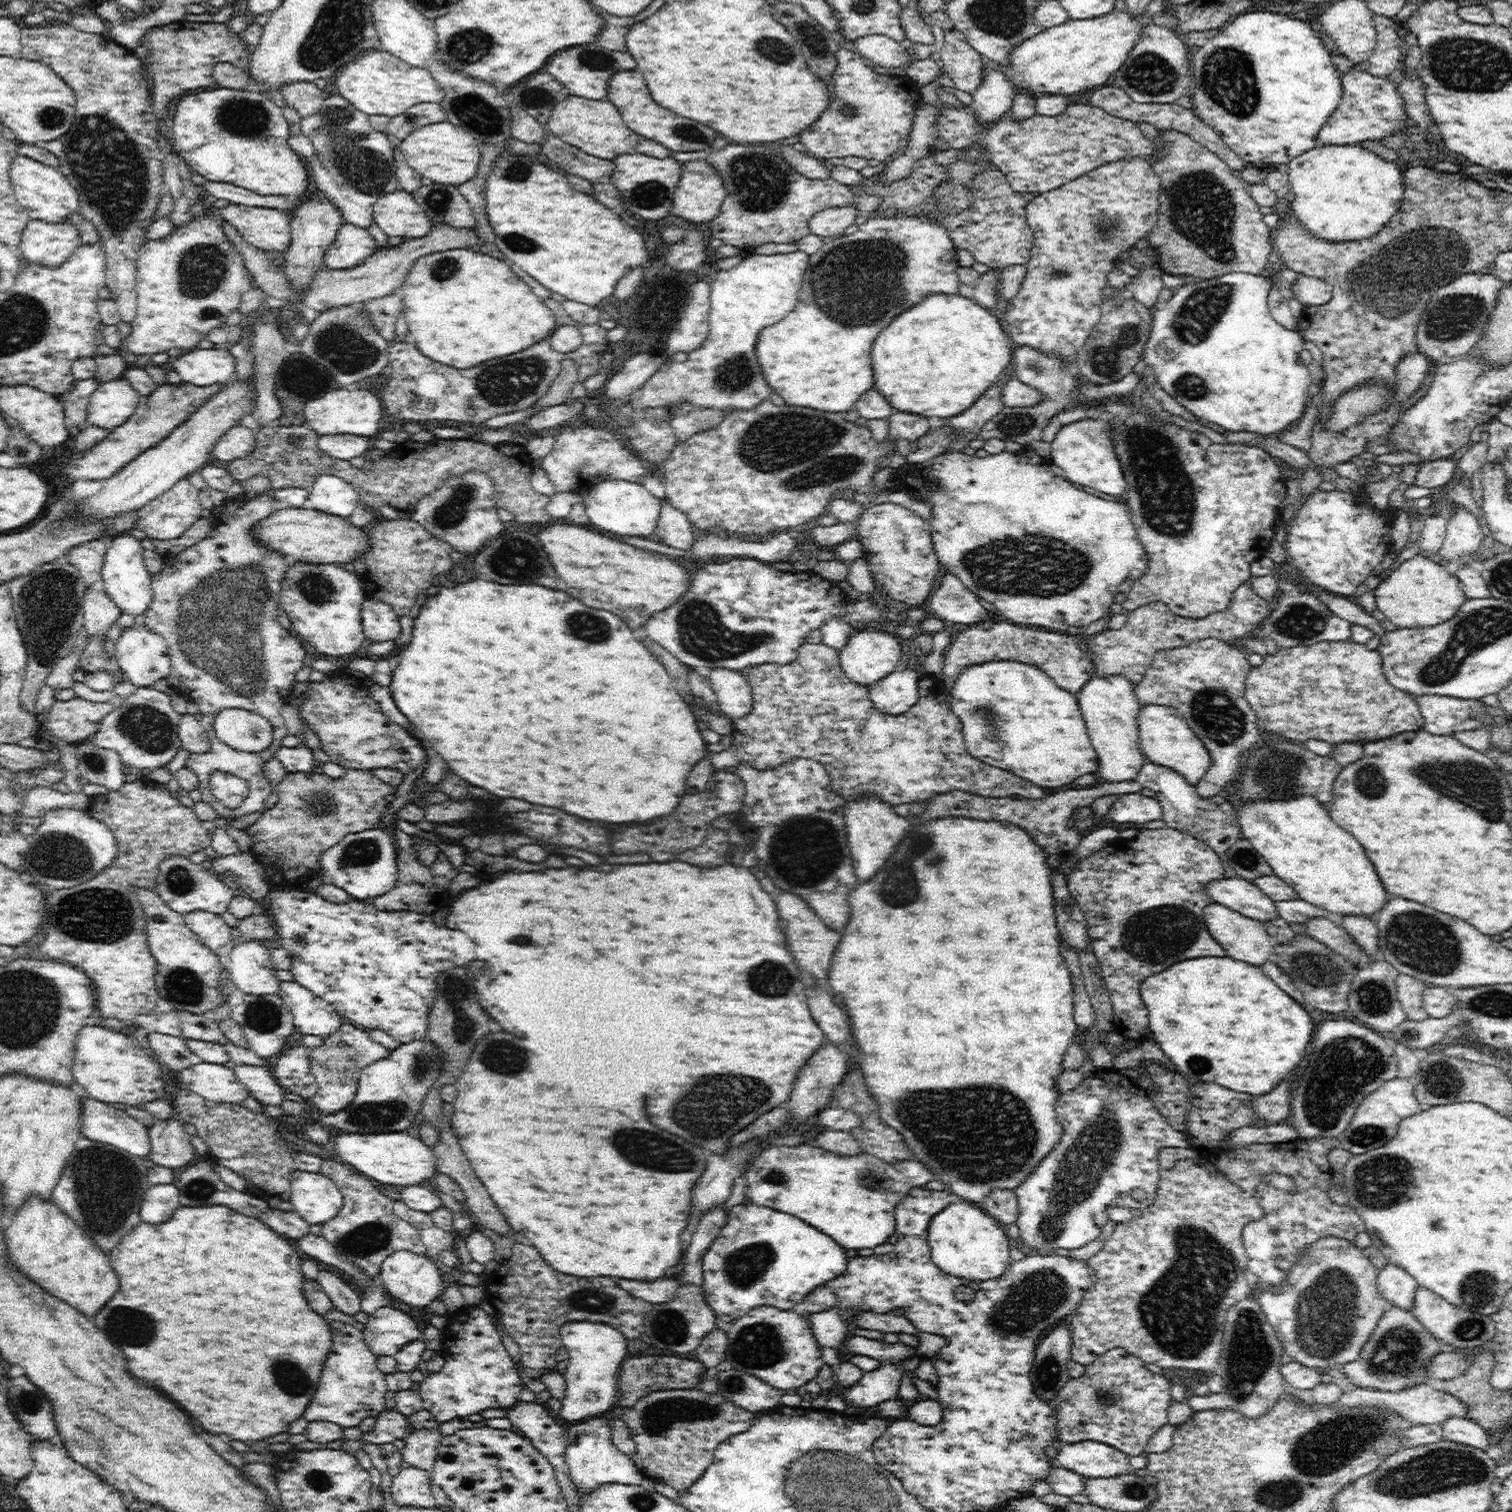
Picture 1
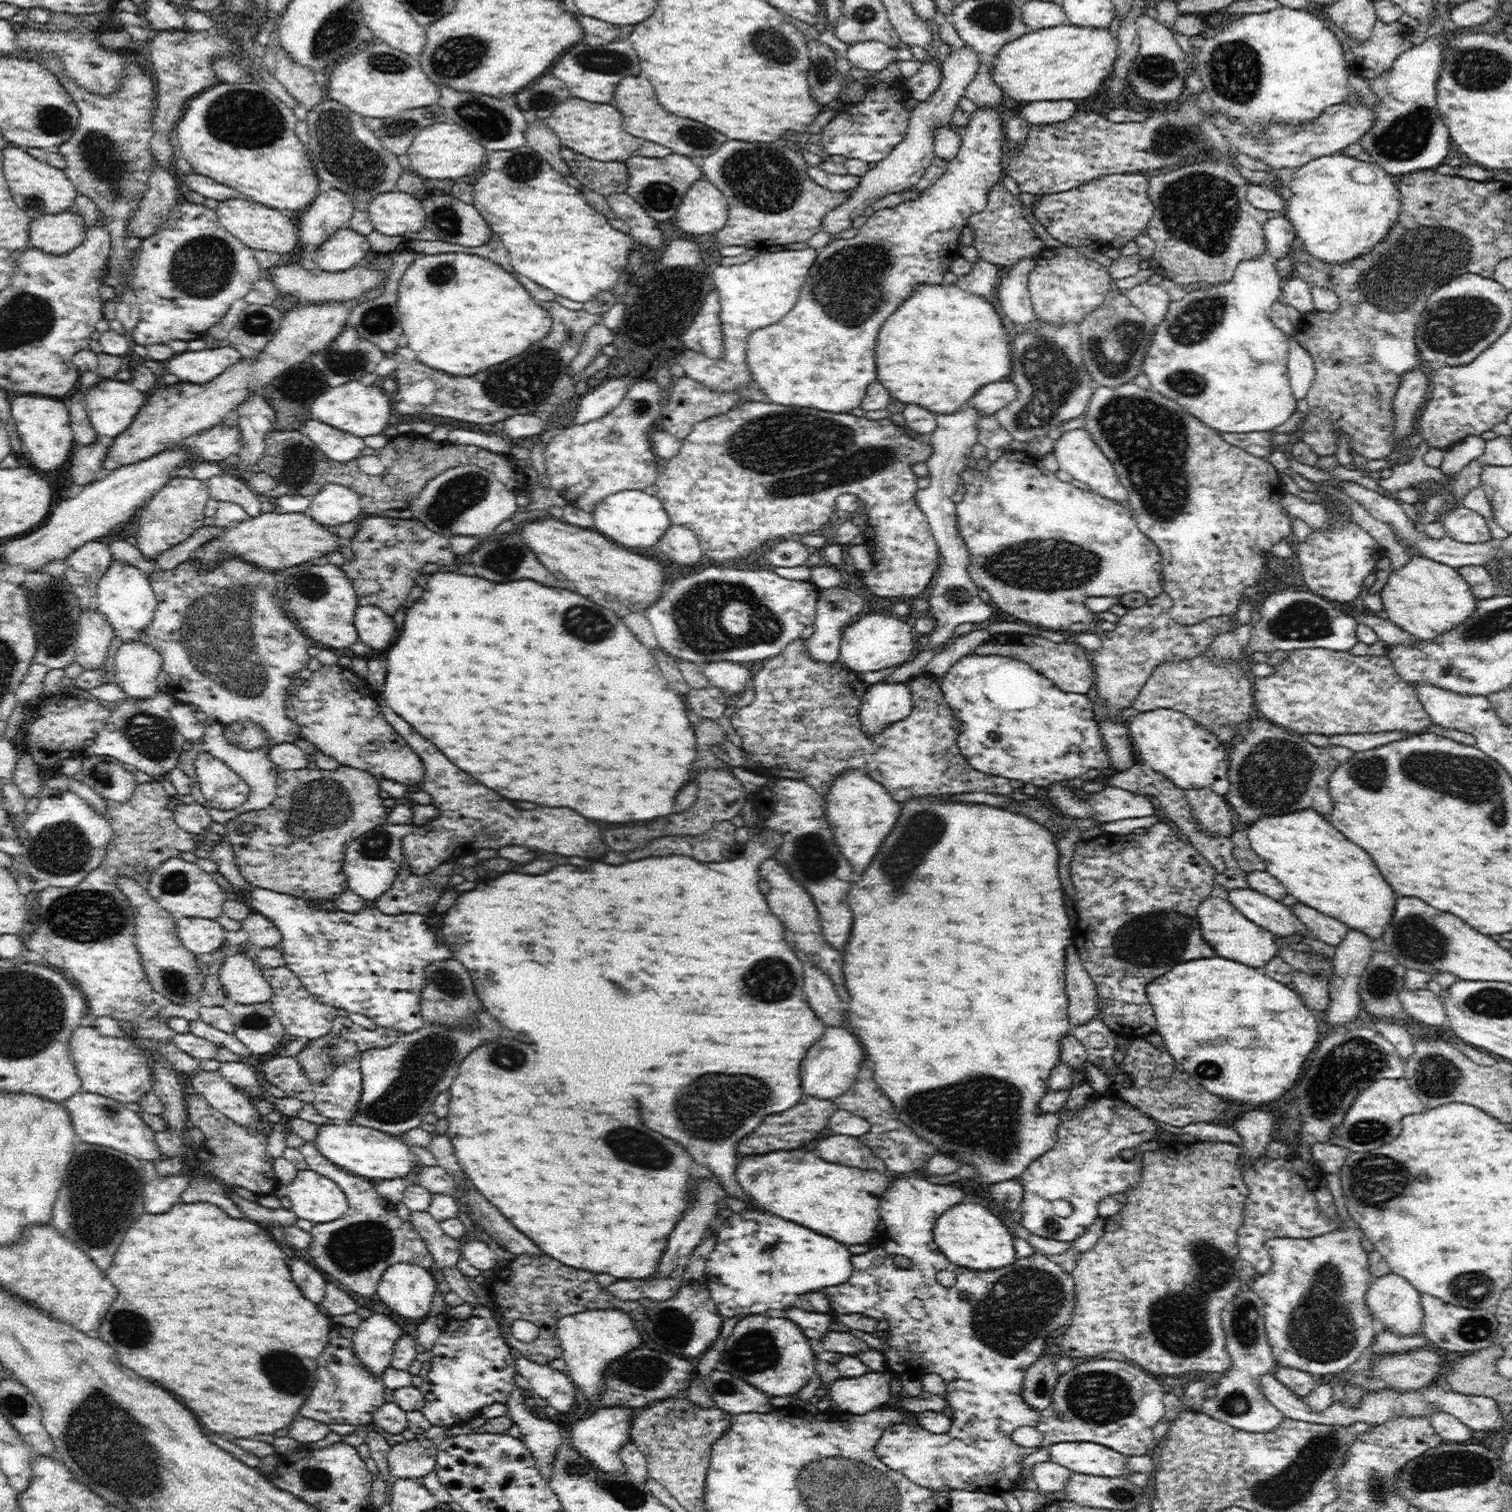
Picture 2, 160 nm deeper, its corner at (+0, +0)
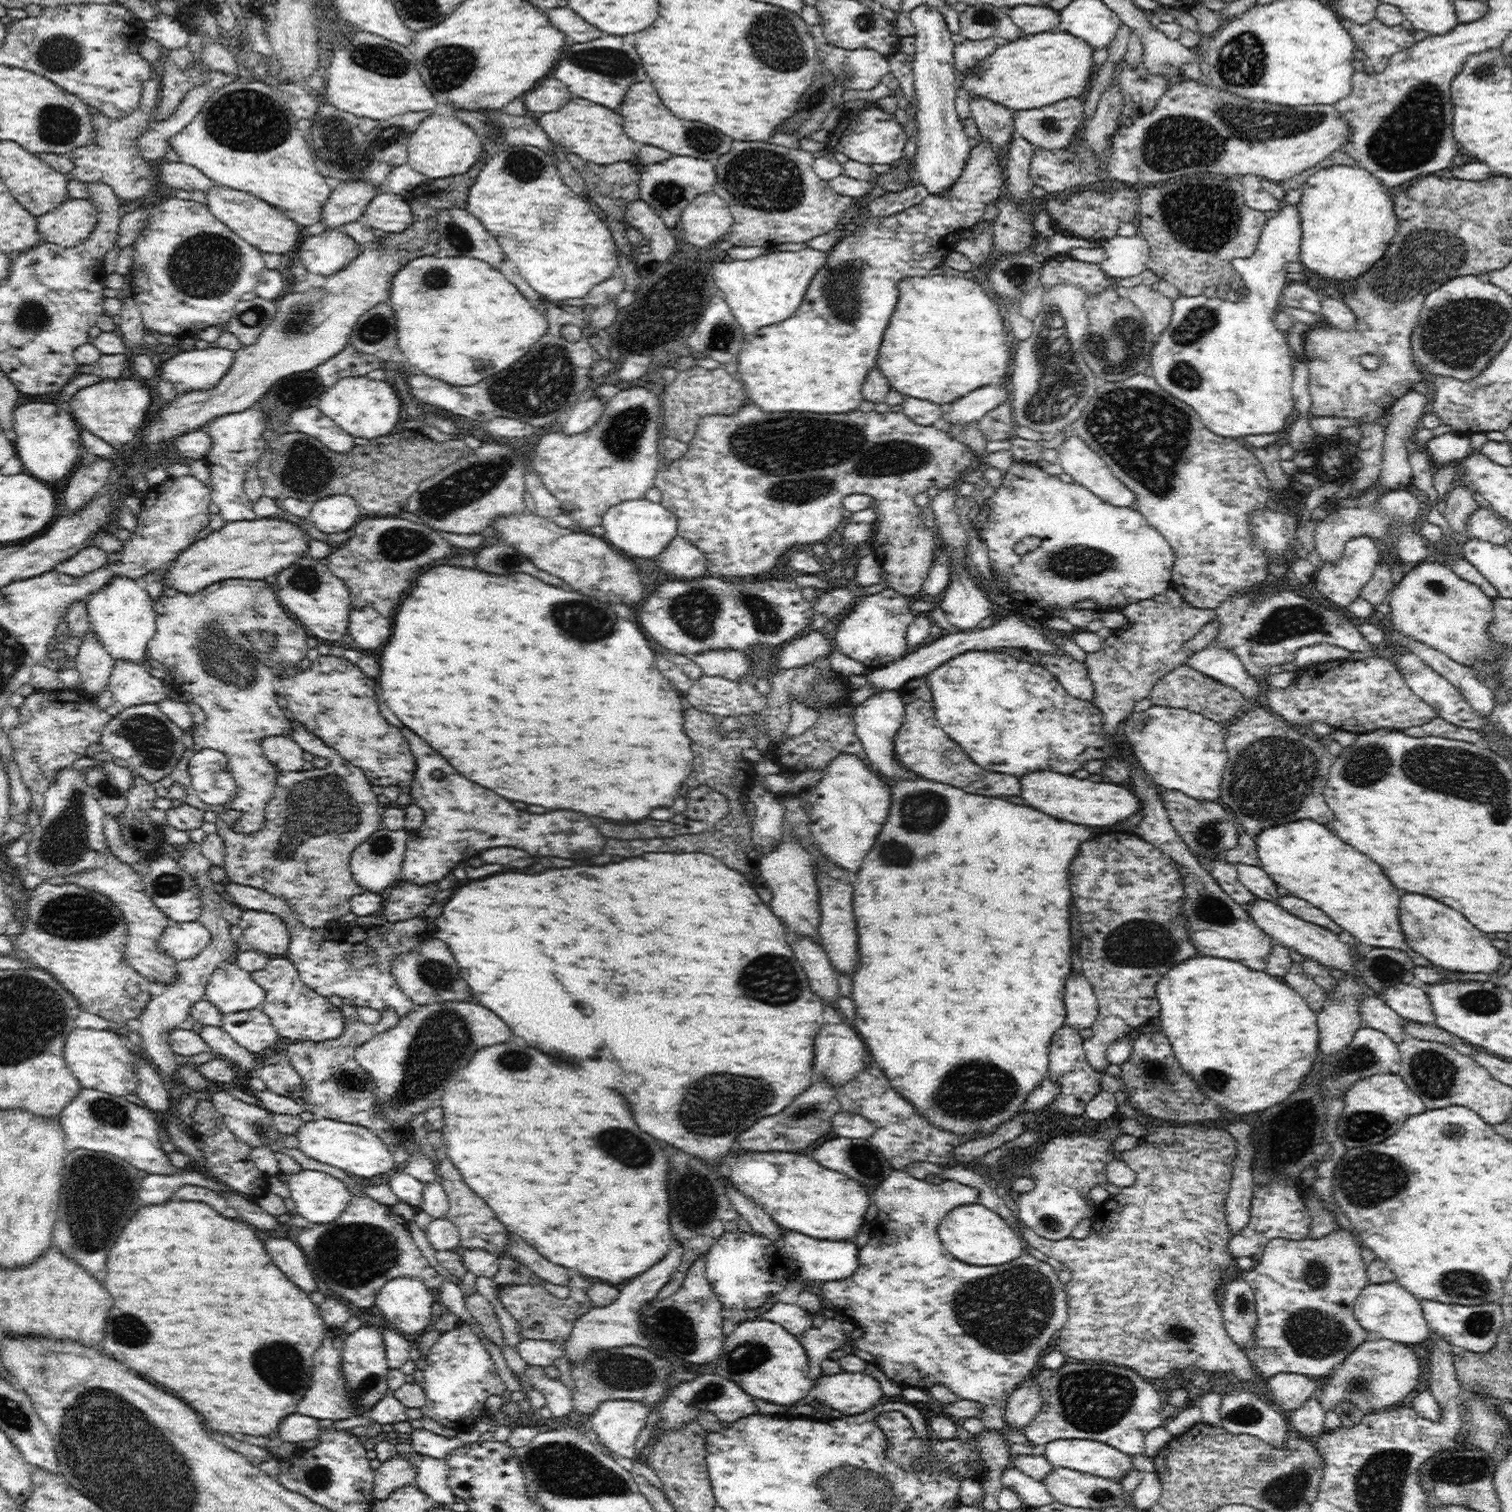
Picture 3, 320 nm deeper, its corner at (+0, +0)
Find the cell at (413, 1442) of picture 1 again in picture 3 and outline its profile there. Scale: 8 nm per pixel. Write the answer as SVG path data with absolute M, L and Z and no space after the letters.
M396 1454L374 1471L373 1498L376 1501L386 1500L396 1488L414 1484L416 1467L407 1458L408 1455Z

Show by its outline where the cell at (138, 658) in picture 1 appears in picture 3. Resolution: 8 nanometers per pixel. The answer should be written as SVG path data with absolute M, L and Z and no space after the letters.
M145 659L142 662L115 660L109 678L109 690L114 700L128 708L138 704L159 703L170 697L173 689L166 687L162 679L150 673L153 665L152 660Z

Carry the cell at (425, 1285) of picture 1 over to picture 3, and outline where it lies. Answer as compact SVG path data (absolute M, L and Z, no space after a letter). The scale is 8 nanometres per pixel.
M398 1277L384 1284L376 1295L375 1305L403 1335L414 1335L431 1328L432 1304L436 1300L437 1293L428 1290L419 1278Z

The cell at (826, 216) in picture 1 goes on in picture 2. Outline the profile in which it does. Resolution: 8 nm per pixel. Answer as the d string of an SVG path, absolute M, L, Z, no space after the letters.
M964 45L959 49L950 51L941 64L942 80L940 80L940 86L932 92L932 96L926 102L918 102L910 111L908 130L904 140L897 144L886 158L877 162L874 168L869 169L864 176L861 176L859 185L853 190L844 204L836 206L834 210L830 210L826 214L826 217L822 220L823 231L834 236L852 228L852 221L864 214L863 211L866 207L871 206L884 195L908 190L923 177L926 168L930 167L935 157L933 132L938 127L950 124L951 116L957 108L958 101L964 96L966 86L974 80L974 74L980 66L980 58L974 49Z

